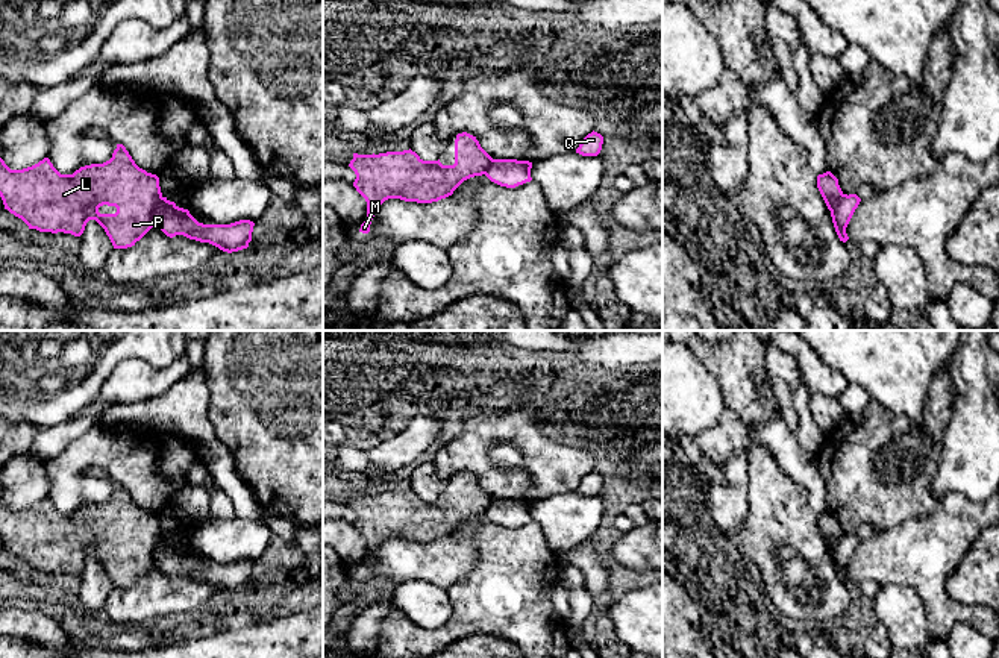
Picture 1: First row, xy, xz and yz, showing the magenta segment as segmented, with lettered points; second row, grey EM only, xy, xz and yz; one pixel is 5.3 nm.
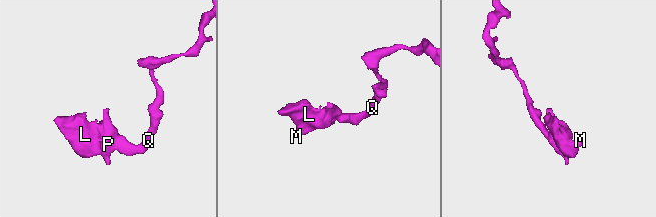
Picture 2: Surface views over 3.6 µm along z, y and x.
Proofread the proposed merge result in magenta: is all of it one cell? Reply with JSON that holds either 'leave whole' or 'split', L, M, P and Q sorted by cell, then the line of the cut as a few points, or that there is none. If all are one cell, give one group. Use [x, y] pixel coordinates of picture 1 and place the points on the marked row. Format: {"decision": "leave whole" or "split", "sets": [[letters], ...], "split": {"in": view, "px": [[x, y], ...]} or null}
{"decision": "split", "sets": [["L", "M", "P"], ["Q"]], "split": {"in": "xy", "px": [[162, 197], [153, 211], [153, 220]]}}

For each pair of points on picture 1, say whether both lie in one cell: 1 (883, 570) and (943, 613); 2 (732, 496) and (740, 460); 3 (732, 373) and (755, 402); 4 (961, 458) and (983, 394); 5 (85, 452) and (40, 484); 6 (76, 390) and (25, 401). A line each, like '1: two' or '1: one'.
1: one
2: one
3: one
4: one
5: two
6: one

